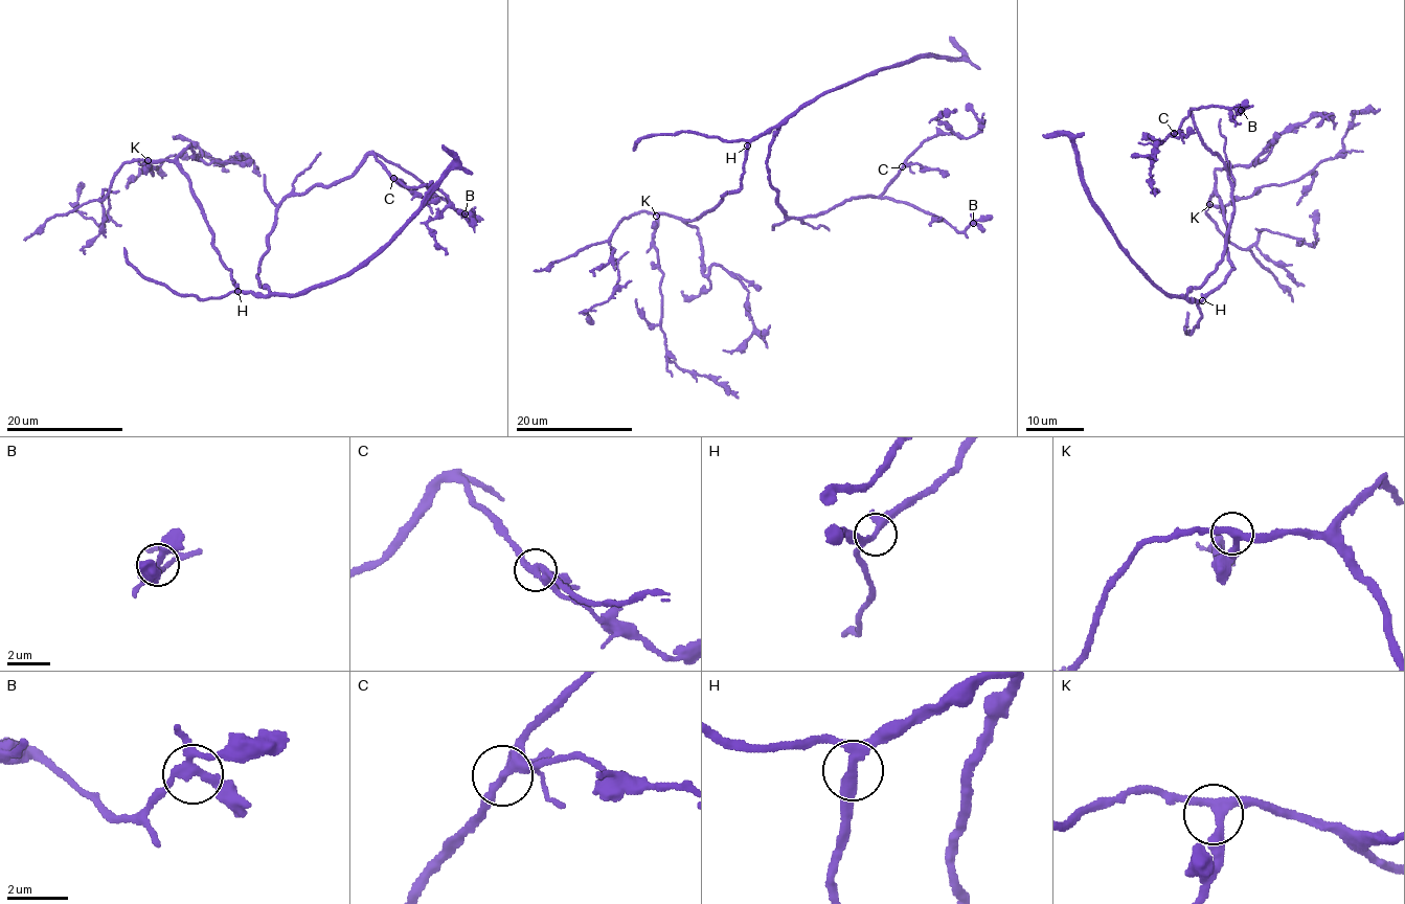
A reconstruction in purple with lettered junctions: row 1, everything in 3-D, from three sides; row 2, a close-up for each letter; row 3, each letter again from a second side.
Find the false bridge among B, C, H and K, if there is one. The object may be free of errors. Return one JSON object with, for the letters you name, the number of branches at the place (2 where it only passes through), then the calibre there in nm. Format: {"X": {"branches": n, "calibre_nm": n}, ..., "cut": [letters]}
{"cut": []}

